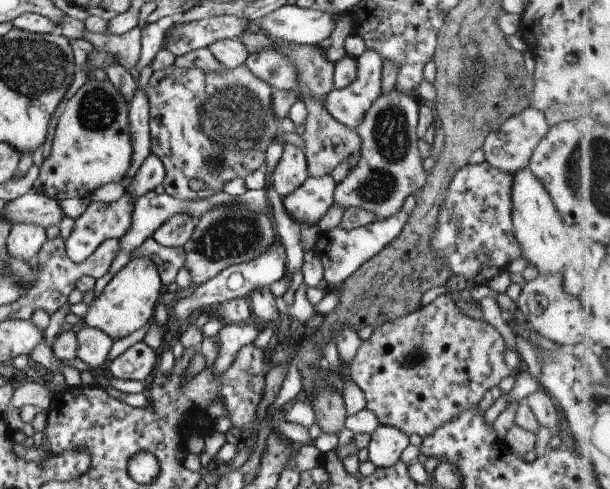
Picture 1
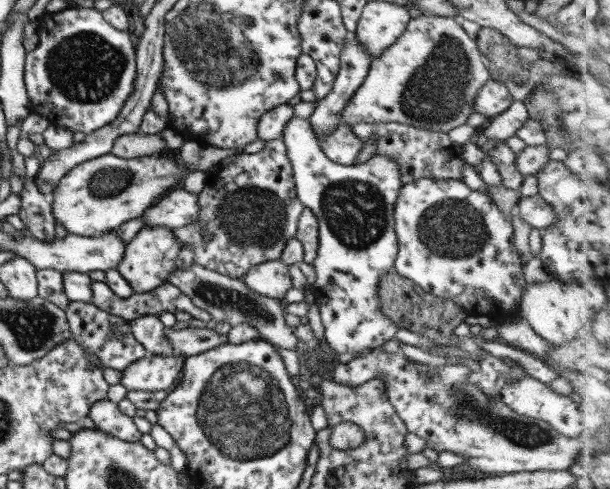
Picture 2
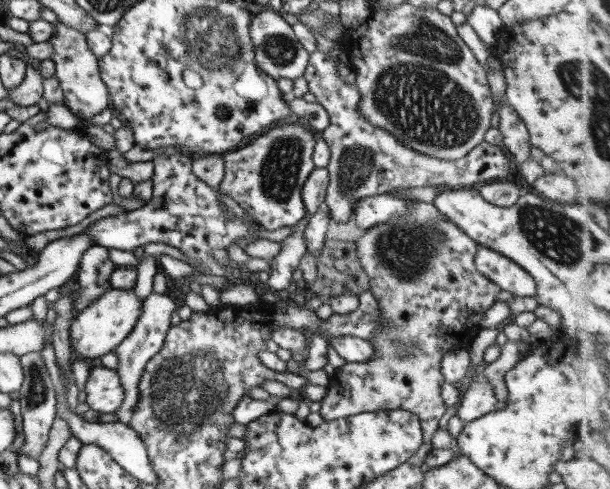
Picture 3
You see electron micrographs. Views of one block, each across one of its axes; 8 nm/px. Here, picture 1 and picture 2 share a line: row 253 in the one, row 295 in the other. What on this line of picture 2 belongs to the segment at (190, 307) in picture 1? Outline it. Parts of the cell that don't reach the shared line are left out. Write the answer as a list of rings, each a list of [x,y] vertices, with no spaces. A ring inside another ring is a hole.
[[[280,258],[253,266],[242,276],[242,281],[256,293],[278,301],[293,287],[291,280],[290,268]]]

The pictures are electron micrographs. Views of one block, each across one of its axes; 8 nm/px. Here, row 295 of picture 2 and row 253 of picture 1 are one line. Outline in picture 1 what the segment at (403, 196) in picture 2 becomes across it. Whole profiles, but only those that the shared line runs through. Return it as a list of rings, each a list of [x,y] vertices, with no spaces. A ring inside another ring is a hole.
[[[488,161],[476,165],[466,164],[456,172],[450,182],[446,200],[443,200],[438,214],[438,224],[432,238],[432,250],[436,258],[440,258],[452,270],[452,275],[458,274],[468,280],[470,284],[468,288],[472,285],[486,285],[500,272],[507,270],[511,262],[522,256],[522,250],[513,233],[512,182],[514,182],[512,173],[502,172],[490,166]]]

